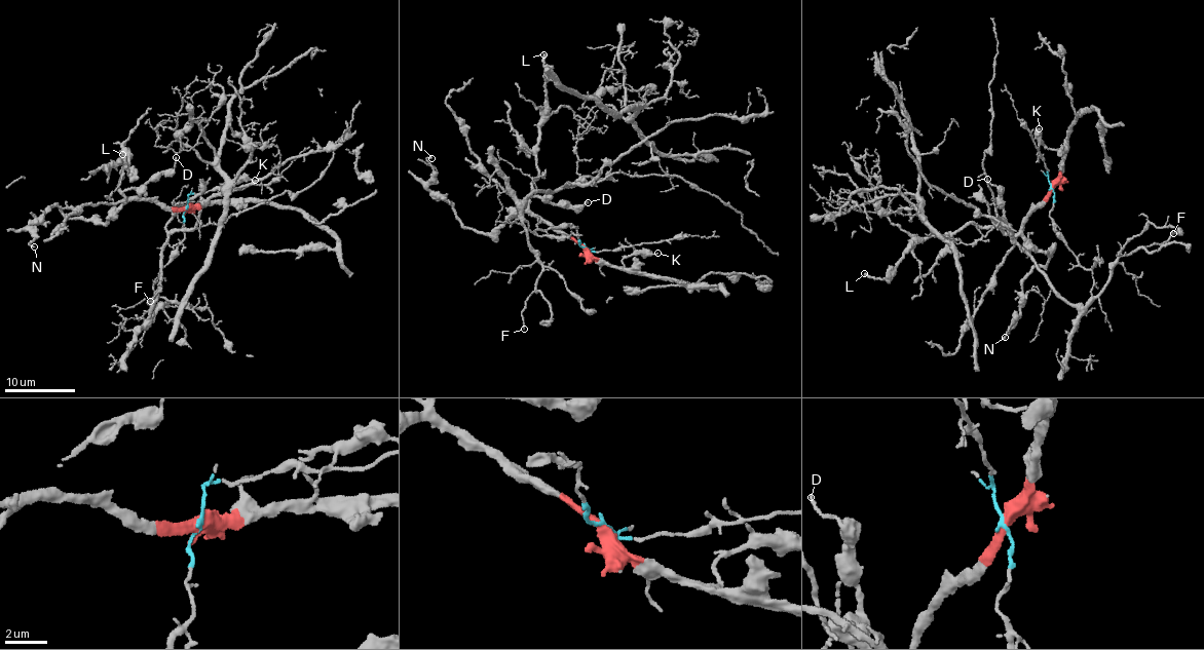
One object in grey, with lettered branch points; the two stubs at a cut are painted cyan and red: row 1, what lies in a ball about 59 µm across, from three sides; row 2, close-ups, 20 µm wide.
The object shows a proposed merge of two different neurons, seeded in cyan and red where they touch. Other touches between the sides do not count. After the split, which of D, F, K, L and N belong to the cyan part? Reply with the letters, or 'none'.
F

